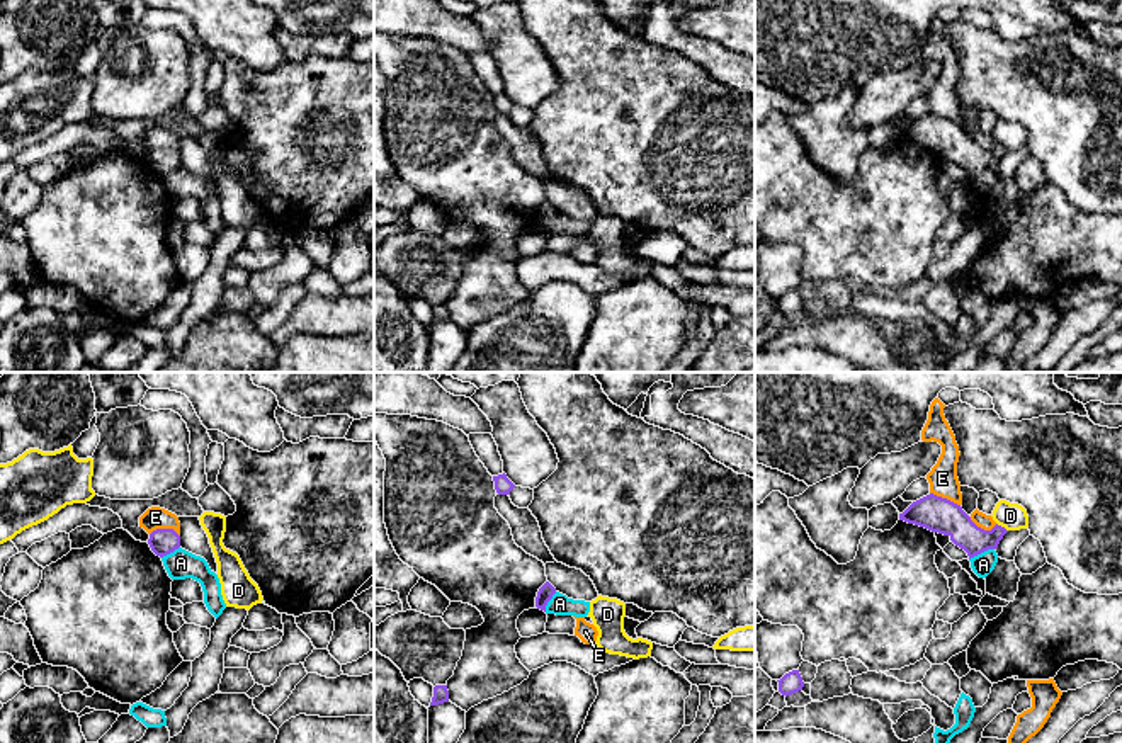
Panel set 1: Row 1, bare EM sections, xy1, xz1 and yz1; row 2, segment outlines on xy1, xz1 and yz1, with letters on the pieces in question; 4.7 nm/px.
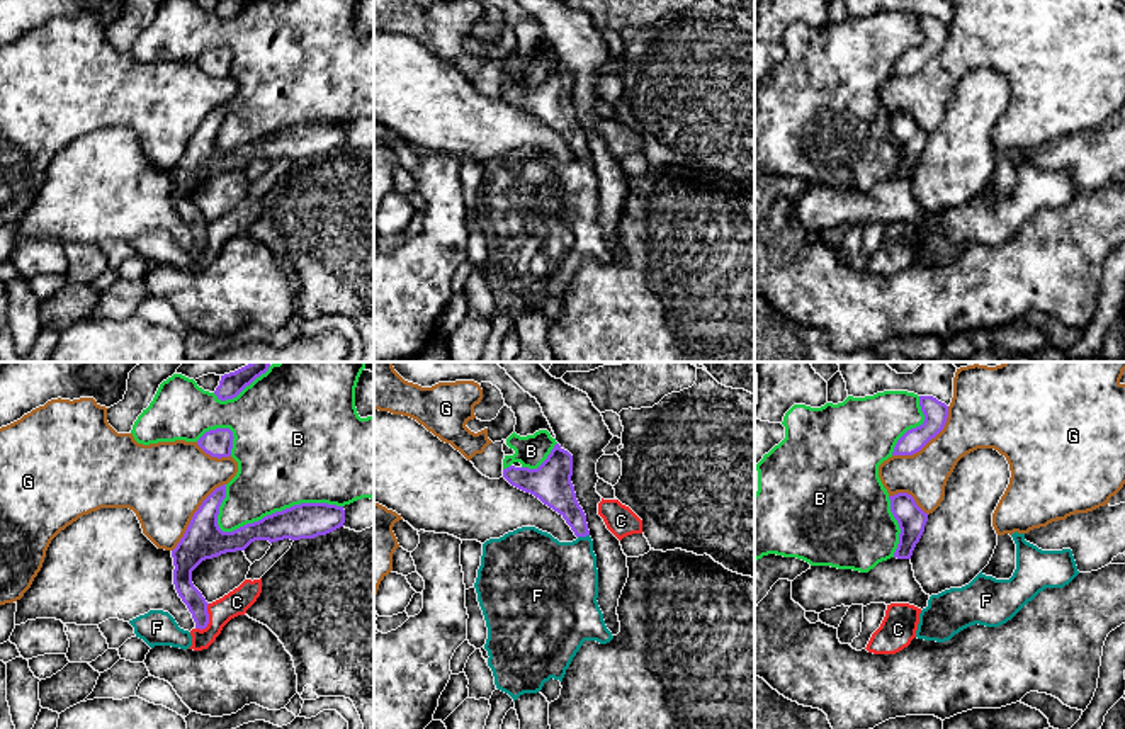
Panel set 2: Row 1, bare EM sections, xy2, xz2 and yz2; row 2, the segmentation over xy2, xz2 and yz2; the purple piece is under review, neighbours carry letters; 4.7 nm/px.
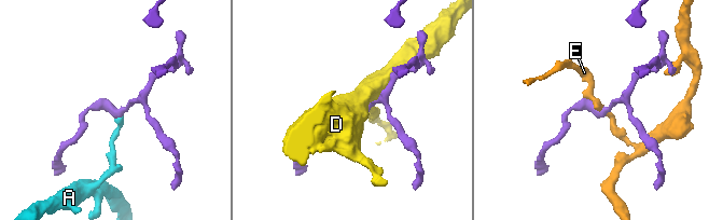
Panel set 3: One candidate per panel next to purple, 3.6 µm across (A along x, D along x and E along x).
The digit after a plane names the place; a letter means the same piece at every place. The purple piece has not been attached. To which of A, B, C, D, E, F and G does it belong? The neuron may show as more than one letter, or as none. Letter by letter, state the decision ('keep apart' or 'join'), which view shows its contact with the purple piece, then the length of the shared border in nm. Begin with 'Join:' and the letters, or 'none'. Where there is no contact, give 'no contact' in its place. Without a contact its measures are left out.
Join: F
A: keep apart; contact in yz1; length 130 nm
B: keep apart; contact in xy2; length 600 nm
C: keep apart; contact in xy2; length 140 nm
D: keep apart; contact in yz1; length 70 nm
E: keep apart; contact in xy1; length 140 nm
F: join; contact in xz2; length 60 nm
G: keep apart; contact in yz2; length 360 nm

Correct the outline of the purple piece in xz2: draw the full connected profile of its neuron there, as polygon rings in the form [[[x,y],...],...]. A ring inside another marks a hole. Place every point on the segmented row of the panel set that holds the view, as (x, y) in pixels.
[[[559,444],[537,469],[515,466],[503,469],[503,478],[512,486],[534,494],[557,511],[578,537],[576,540],[559,542],[535,527],[522,527],[483,544],[474,588],[488,627],[484,649],[496,688],[508,693],[513,702],[523,693],[540,692],[551,678],[562,681],[585,641],[607,644],[613,639],[596,602],[596,556],[571,476],[573,455]]]

